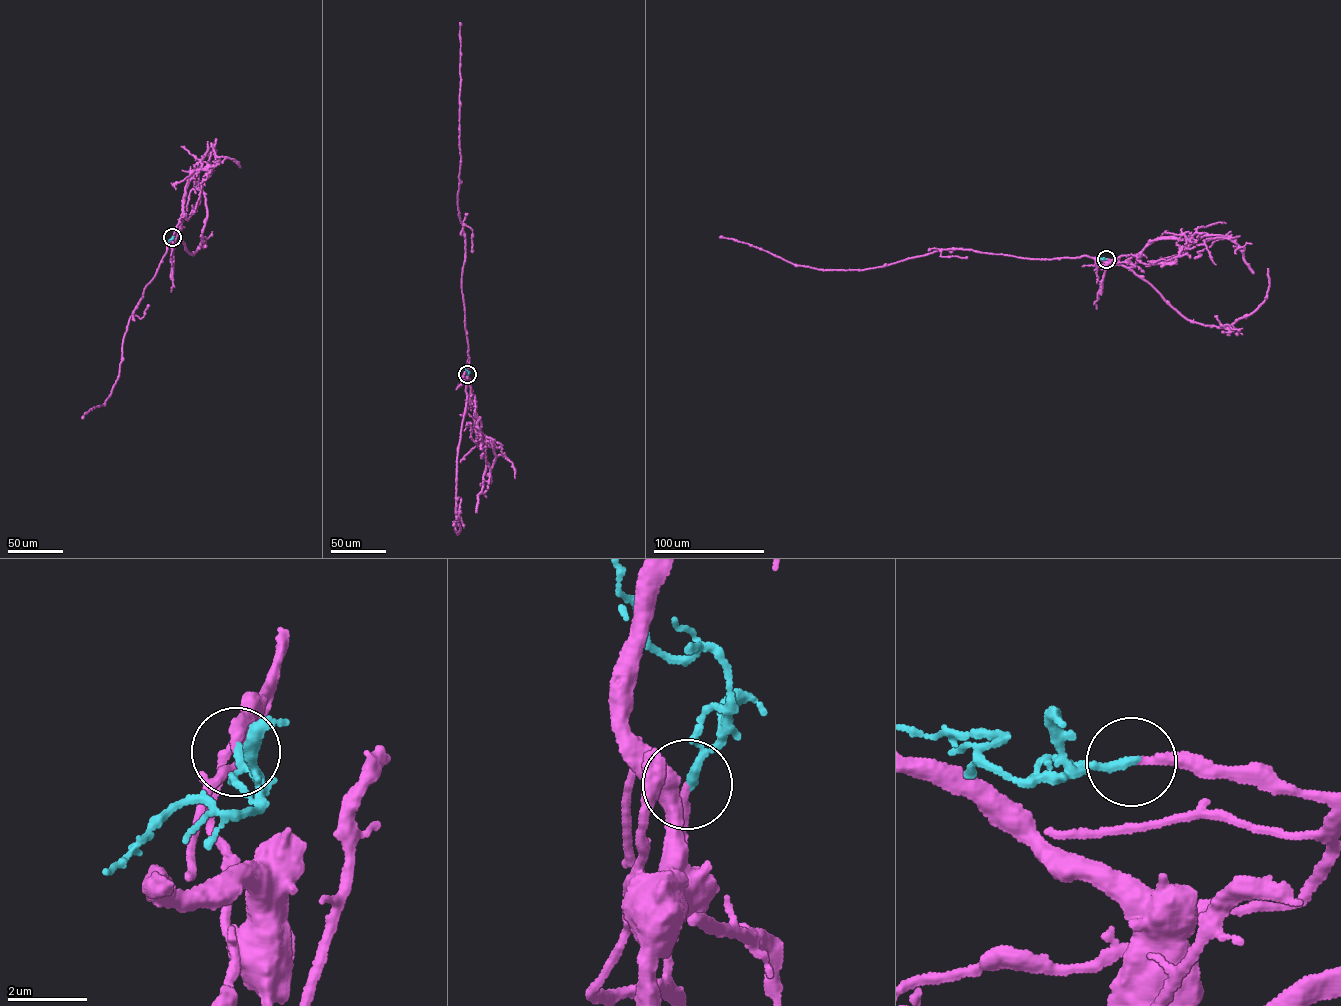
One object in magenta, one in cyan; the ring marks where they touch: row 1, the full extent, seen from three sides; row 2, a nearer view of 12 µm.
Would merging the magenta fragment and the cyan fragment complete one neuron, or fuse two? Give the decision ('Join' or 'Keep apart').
Join

